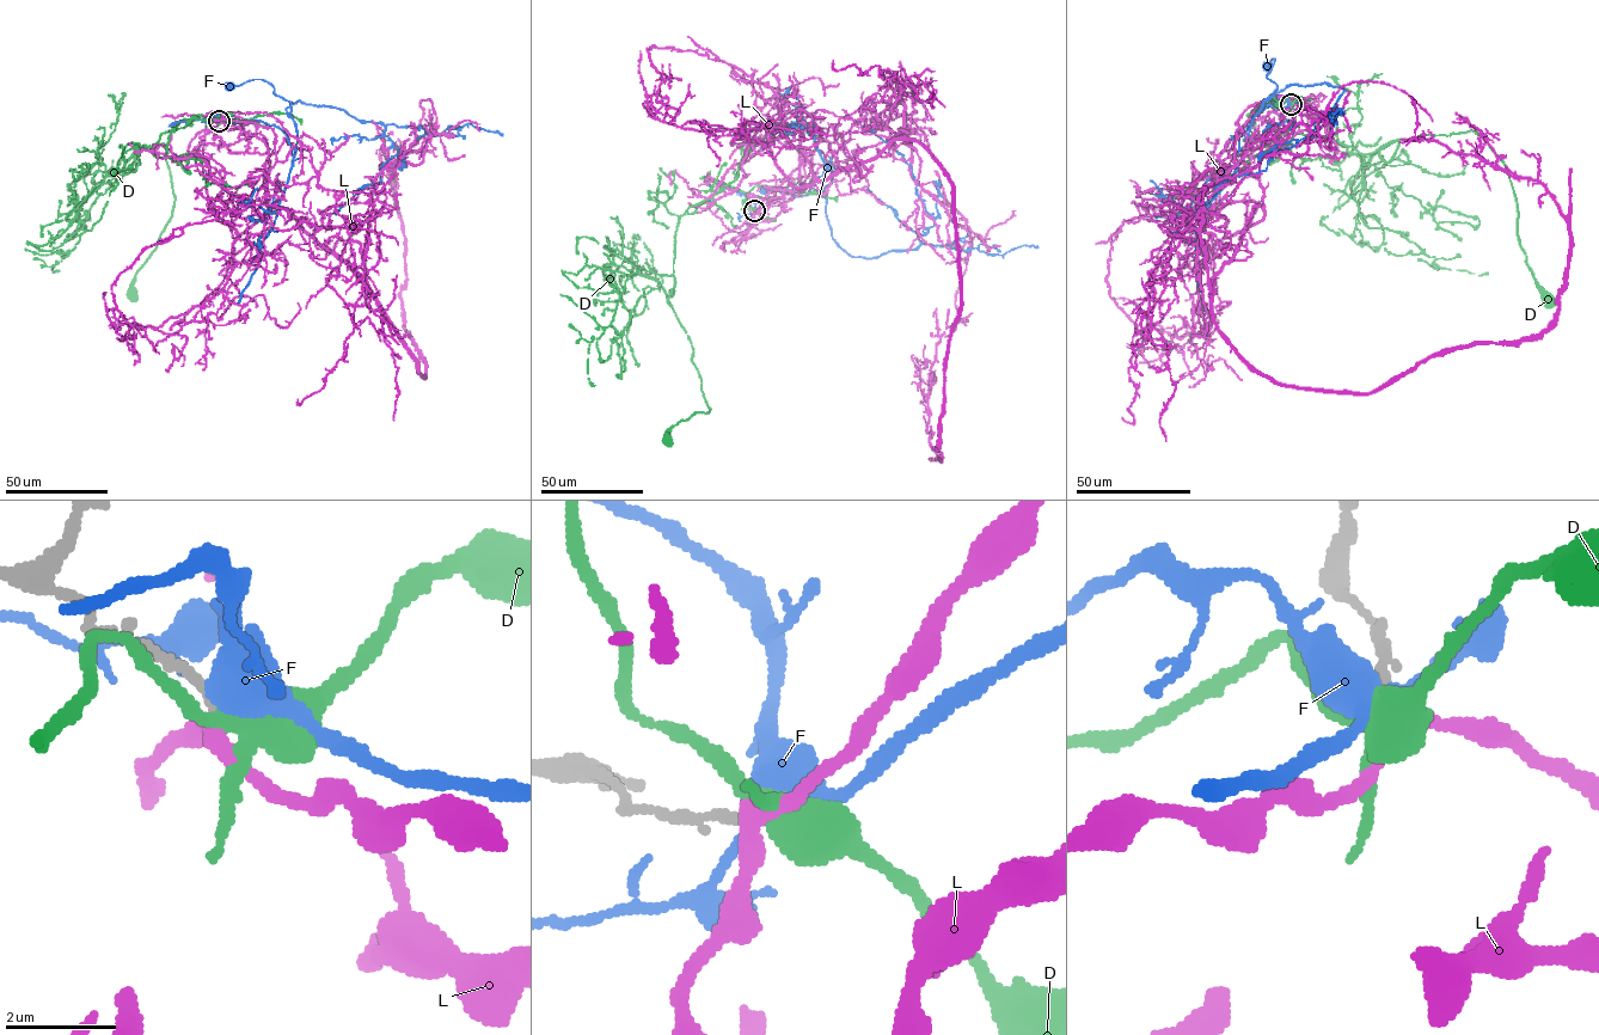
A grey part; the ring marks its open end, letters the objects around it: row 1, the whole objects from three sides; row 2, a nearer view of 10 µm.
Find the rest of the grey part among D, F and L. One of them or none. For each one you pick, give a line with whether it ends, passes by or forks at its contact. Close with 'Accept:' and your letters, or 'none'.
Accept: none

